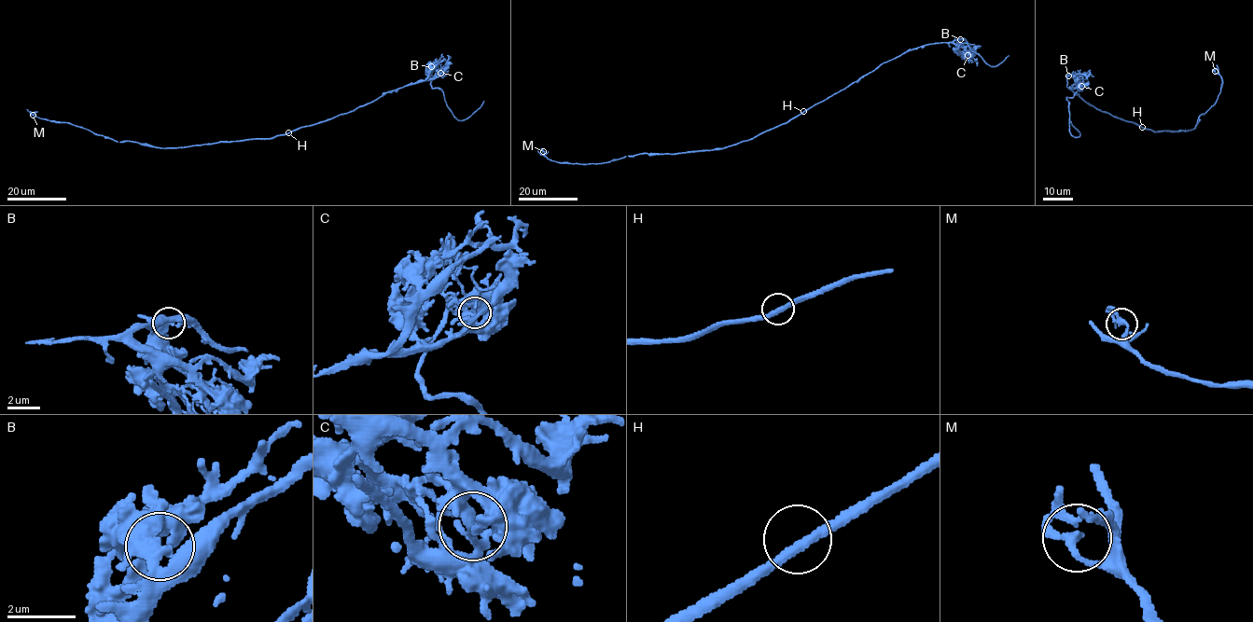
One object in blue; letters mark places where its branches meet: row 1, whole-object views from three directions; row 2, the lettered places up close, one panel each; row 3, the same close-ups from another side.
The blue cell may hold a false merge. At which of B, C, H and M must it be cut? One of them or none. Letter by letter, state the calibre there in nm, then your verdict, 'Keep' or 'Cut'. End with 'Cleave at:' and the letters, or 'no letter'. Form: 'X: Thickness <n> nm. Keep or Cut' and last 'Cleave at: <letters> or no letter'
B: Thickness 360 nm. Keep
C: Thickness 220 nm. Cut
H: Thickness 280 nm. Keep
M: Thickness 240 nm. Keep
Cleave at: C

